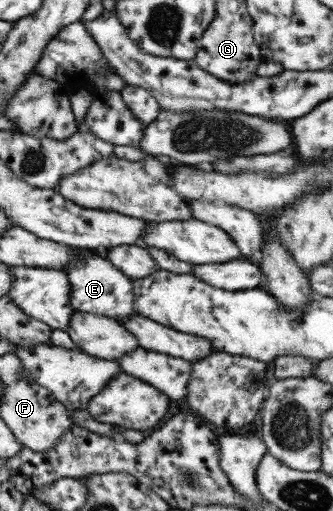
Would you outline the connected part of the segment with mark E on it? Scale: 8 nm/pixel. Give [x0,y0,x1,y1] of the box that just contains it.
[66,255,138,320]

